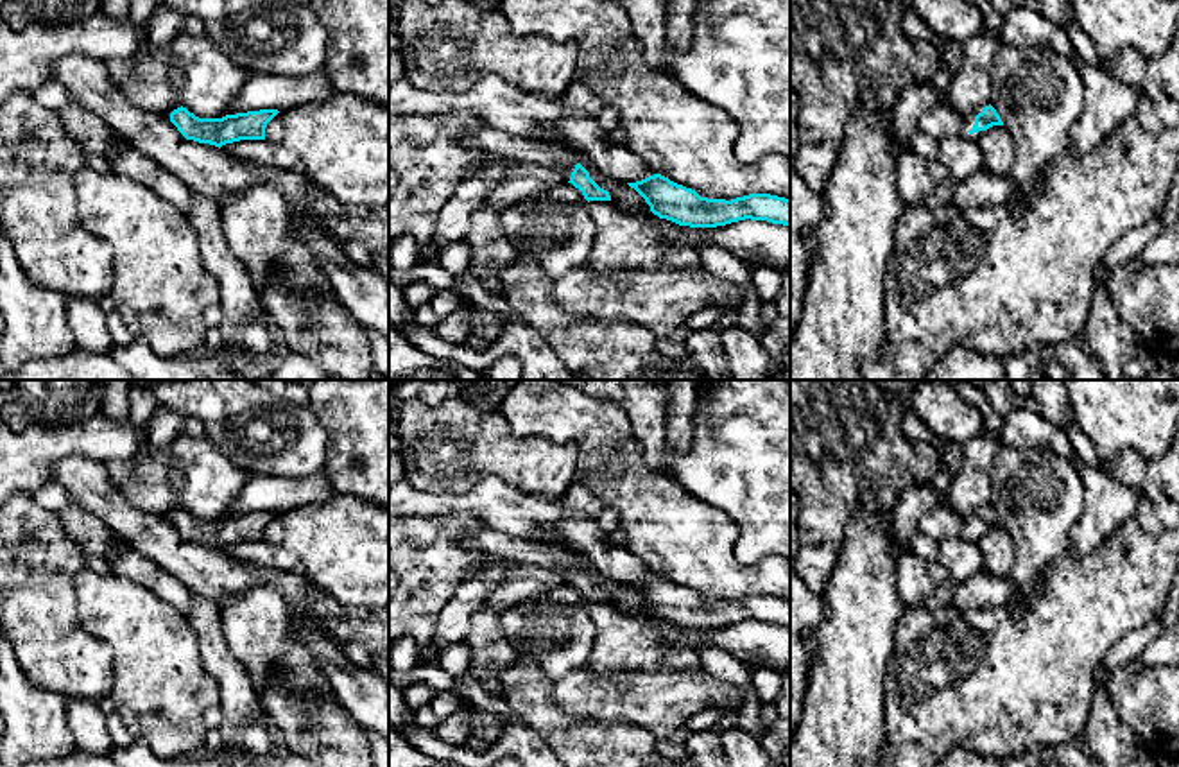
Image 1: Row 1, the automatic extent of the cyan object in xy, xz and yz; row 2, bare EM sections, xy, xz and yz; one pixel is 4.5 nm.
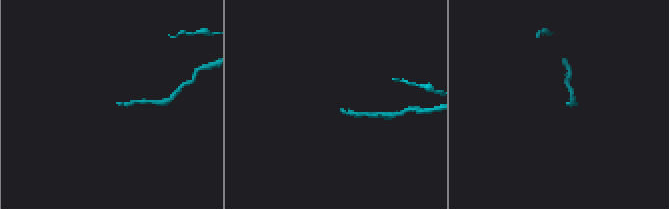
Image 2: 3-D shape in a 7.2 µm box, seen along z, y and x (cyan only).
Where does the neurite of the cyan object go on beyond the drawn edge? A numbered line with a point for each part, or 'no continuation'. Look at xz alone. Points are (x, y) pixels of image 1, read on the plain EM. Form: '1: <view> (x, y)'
1: xz (493, 545)

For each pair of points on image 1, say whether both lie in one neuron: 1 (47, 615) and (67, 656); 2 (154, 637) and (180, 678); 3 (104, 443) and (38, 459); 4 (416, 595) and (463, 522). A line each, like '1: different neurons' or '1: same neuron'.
1: same neuron
2: same neuron
3: same neuron
4: same neuron

